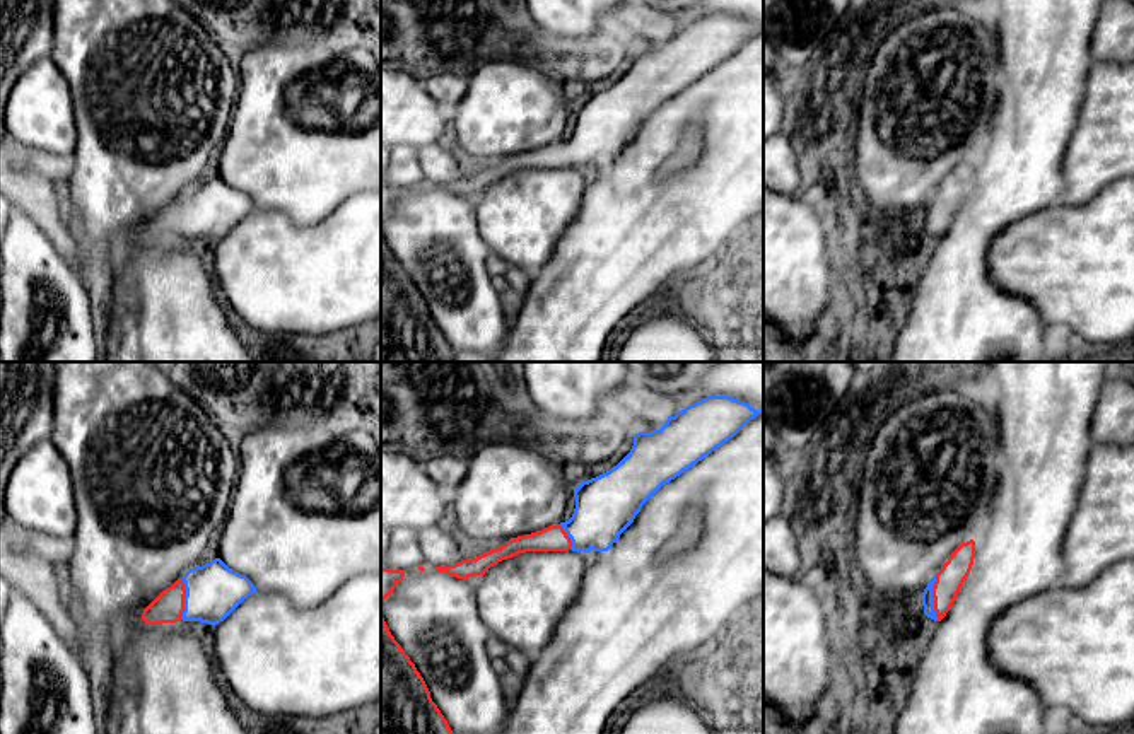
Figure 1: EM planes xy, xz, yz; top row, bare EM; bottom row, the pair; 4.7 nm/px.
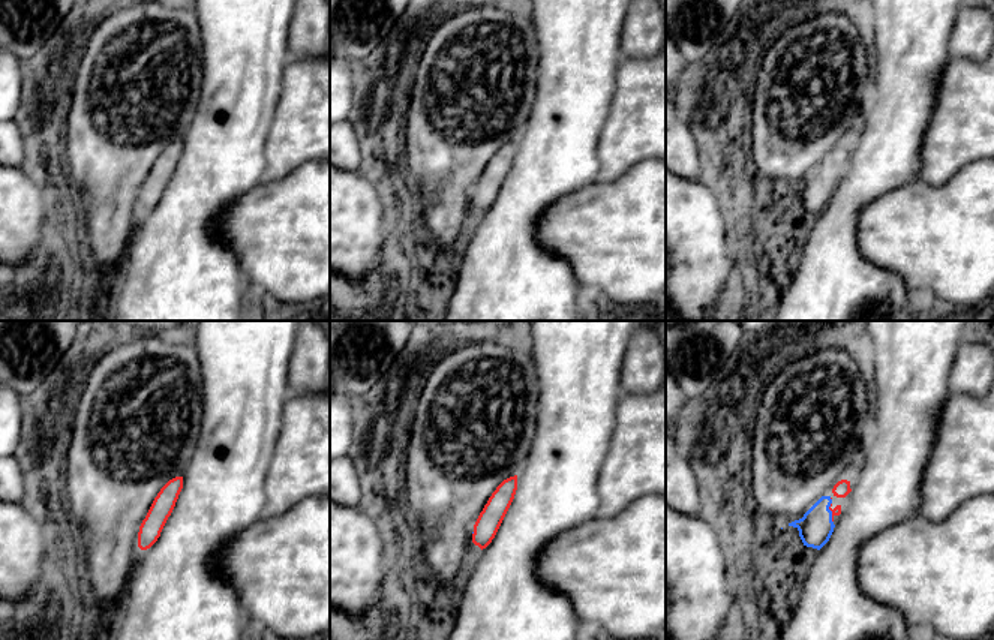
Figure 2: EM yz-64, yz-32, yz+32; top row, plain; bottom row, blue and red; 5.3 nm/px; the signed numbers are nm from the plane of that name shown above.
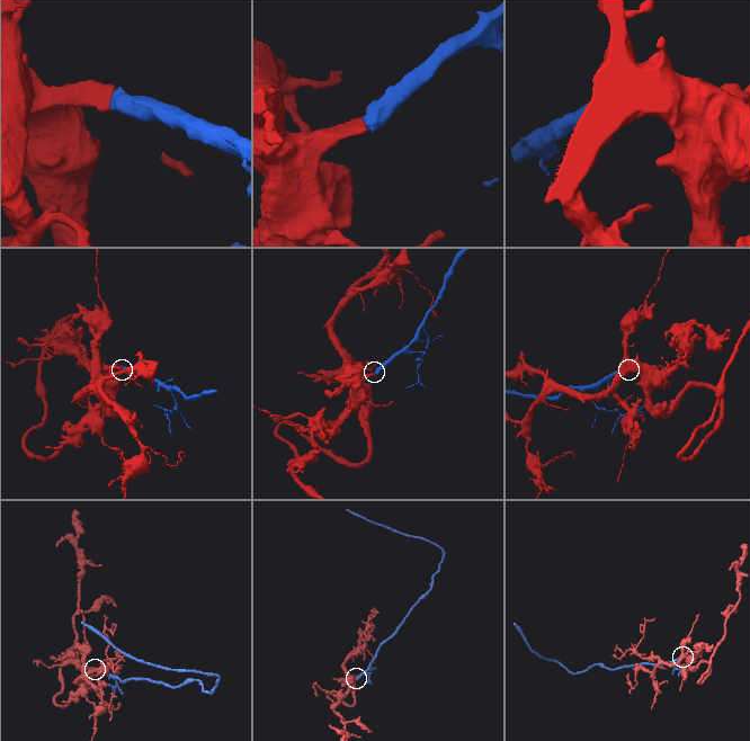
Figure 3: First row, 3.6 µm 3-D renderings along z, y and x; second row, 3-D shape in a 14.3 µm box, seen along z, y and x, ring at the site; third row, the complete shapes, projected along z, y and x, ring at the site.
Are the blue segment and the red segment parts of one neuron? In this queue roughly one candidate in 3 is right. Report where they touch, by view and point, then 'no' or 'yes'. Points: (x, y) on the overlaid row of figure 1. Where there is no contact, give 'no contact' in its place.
yz (933, 598) | yes

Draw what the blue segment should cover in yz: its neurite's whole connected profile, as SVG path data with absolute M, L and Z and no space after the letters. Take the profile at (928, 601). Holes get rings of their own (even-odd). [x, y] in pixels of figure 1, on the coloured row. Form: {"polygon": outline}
{"polygon": "M975 541L962 543L922 592L924 615L941 621L951 609L975 558Z"}

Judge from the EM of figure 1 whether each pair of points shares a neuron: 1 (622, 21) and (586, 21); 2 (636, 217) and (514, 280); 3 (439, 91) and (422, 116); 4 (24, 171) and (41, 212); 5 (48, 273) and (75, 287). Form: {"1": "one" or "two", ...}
{"1": "two", "2": "two", "3": "two", "4": "one", "5": "one"}

